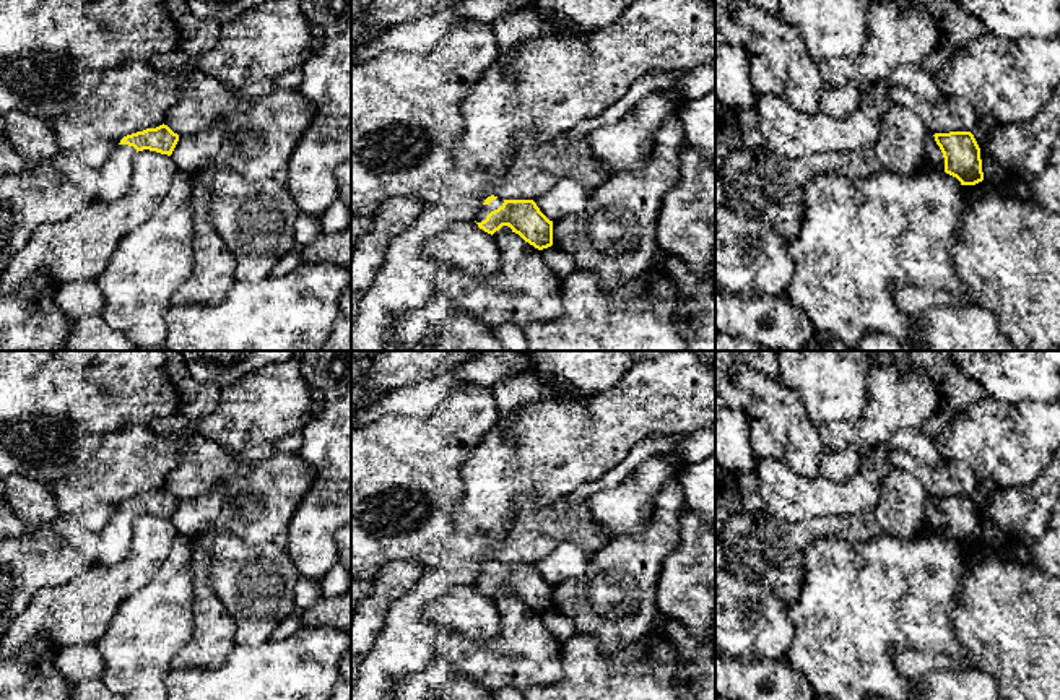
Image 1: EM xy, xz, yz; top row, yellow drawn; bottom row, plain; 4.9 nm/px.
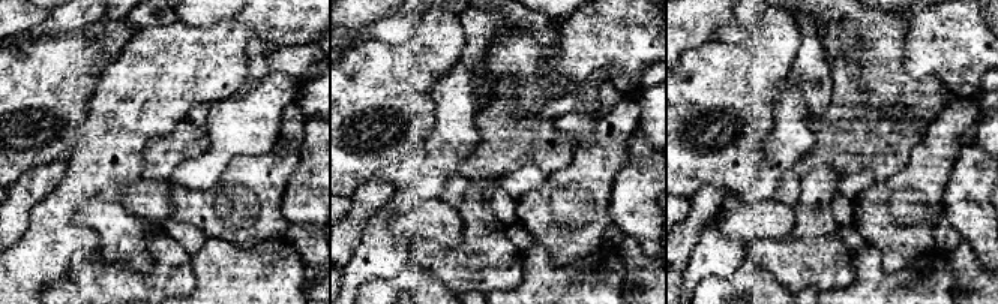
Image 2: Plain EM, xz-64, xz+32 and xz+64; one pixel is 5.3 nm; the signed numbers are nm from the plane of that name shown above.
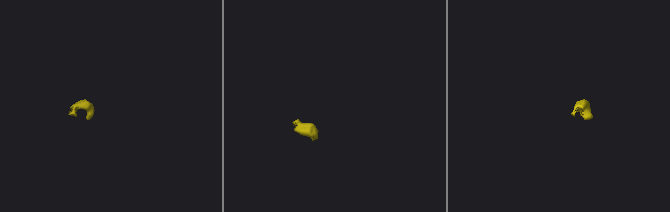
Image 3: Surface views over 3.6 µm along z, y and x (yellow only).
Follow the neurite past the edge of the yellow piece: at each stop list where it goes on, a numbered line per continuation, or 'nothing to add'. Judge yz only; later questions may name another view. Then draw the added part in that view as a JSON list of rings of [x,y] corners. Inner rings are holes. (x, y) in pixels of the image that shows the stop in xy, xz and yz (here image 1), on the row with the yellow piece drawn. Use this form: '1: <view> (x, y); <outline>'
nothing to add

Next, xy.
1: xy (111, 181); [[[0,117],[0,174],[15,174],[50,166],[81,187],[91,201],[109,203],[127,193],[135,154],[137,149],[133,146],[117,145],[111,158],[101,167],[89,167],[65,151],[59,151],[54,158],[42,162],[31,164],[10,143]]]

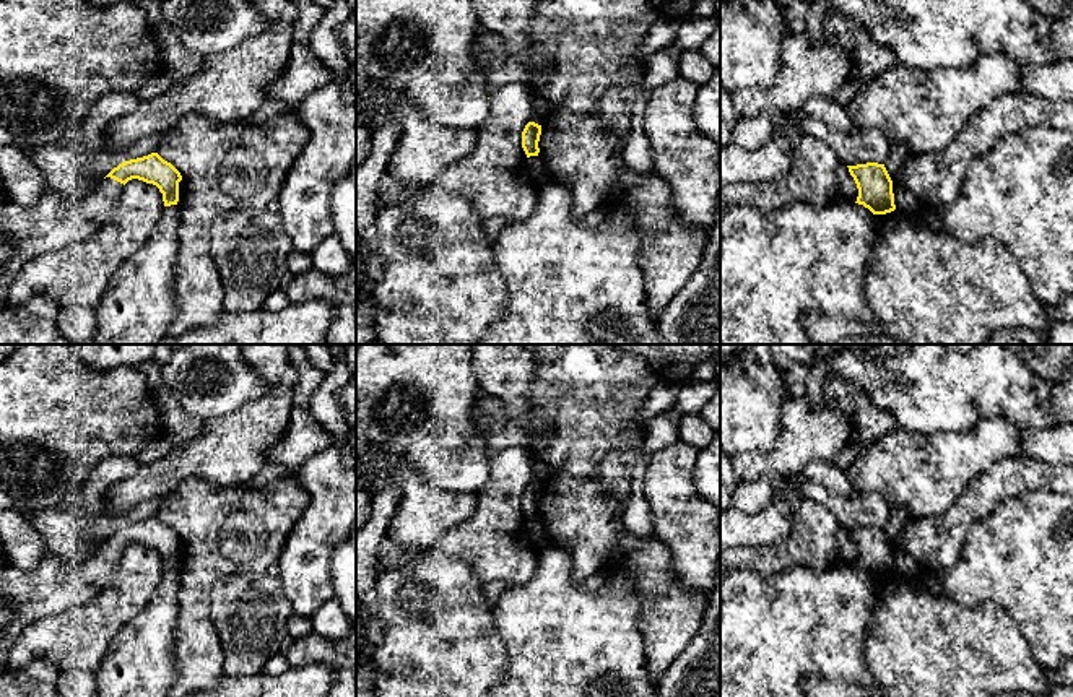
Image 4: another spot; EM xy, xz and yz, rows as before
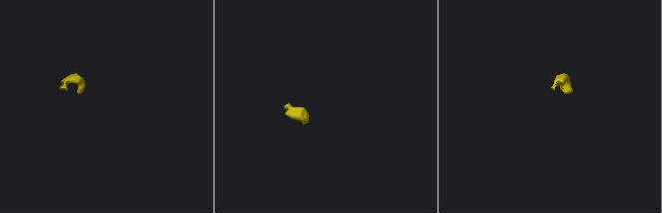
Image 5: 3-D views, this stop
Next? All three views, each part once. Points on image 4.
1: xy (101, 207); [[[106,177],[93,195],[73,198],[72,201],[83,216],[106,226],[111,224],[117,214],[122,190],[124,184]]]

